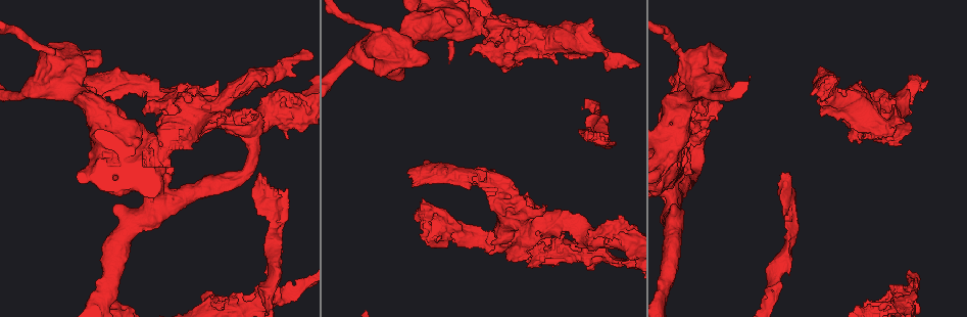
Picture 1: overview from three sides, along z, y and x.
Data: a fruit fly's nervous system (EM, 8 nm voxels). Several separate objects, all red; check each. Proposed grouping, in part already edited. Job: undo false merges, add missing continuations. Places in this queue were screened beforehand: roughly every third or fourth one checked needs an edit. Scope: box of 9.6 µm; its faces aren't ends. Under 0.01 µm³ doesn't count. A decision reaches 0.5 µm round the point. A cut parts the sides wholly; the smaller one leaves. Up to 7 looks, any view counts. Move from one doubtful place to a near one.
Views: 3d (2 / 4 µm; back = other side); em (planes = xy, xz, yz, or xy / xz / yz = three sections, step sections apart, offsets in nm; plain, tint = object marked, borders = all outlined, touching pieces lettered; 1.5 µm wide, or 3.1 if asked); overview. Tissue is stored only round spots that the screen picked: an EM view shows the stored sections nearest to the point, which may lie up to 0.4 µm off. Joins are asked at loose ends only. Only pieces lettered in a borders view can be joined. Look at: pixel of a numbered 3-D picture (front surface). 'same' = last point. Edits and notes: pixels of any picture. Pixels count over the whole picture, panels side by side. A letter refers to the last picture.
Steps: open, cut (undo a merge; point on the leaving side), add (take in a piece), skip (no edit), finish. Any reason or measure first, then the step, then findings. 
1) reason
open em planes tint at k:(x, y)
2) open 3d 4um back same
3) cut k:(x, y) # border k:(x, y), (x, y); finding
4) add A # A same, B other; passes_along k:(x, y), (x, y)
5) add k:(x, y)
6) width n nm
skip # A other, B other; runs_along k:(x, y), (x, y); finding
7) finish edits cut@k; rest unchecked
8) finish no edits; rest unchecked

calibre changes
open em planes tint at 1:(610, 54)

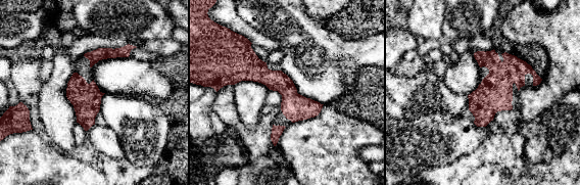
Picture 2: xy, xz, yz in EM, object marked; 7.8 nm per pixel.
see the neighbours
open em planes borders same

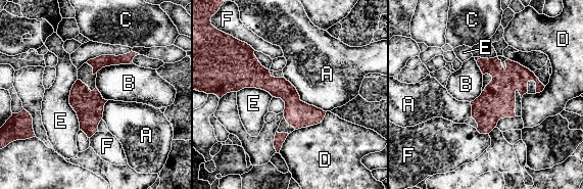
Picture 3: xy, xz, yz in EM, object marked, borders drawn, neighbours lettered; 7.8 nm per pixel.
width 180 nm
skip # A other, B other, C other, D other, E other, F other; runs_along 3:(231, 89), (265, 81), (322, 114); one neuron here

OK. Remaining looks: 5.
an open end
open em planes borders at 1:(260, 174)

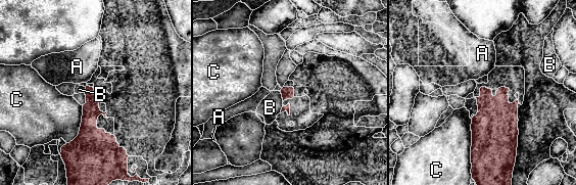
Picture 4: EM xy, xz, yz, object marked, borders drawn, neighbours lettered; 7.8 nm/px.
skip # A other, B other, C other; border 4:(279, 91), (283, 101); none of them fits

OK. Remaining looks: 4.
thick end
open 3d 4um at 1:(287, 139)

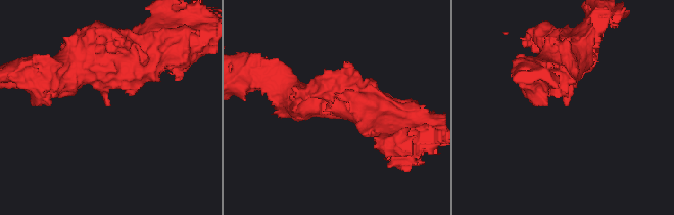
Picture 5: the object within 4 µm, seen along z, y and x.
shape alone is not enough
open em xy step 4 borders at 5:(565, 105)

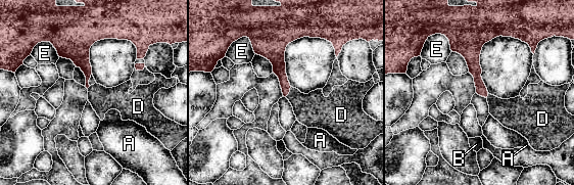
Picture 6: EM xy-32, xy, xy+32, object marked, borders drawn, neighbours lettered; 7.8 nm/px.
another direction
open em xz step 8 borders same

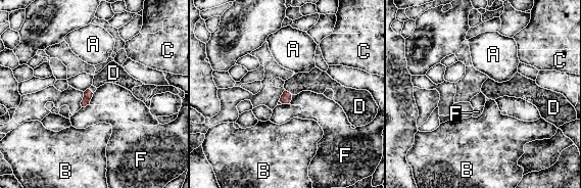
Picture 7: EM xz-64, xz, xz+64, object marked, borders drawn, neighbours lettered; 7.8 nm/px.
add 7:(317, 81) # A other, B other, C other, D same, F other; passes_along 7:(286, 97), (289, 92), (317, 81); it goes on there

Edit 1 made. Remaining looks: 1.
finish edits add@7; rest unchecked

